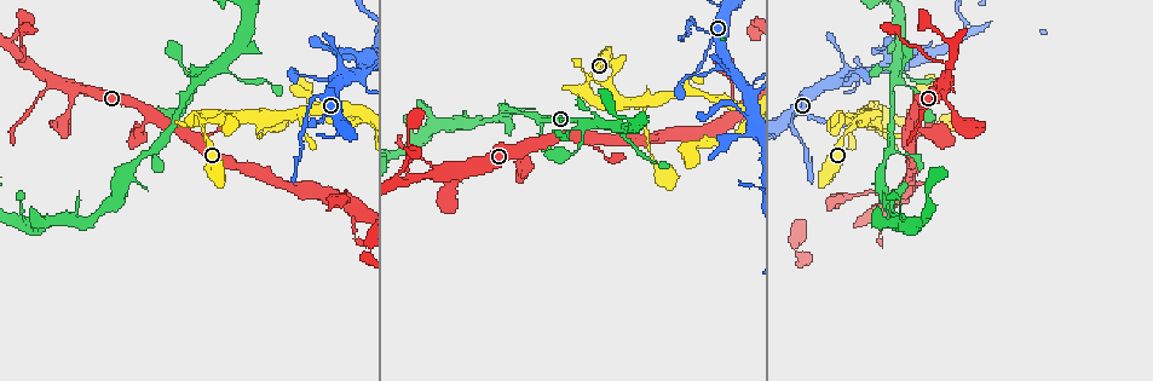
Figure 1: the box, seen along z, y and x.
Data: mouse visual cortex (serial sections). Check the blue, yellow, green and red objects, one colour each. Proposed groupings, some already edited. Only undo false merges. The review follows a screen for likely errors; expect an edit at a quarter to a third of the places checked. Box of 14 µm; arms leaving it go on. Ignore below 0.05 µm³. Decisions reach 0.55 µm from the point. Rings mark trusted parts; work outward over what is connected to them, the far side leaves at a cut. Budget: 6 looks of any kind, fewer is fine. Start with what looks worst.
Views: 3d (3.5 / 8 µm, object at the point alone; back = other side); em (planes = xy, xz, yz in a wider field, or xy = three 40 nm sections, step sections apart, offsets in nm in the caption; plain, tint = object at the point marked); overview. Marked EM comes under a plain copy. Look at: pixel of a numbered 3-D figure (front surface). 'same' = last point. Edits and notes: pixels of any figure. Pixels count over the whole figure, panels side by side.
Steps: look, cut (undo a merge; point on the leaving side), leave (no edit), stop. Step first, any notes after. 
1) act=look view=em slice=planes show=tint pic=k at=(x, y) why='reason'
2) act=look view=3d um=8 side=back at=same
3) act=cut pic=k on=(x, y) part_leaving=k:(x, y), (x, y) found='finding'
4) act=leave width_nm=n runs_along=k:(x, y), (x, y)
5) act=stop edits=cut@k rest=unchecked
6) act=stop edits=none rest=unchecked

act=look view=3d um=3.5 pic=1 at=(263, 119) why='abrupt turn'

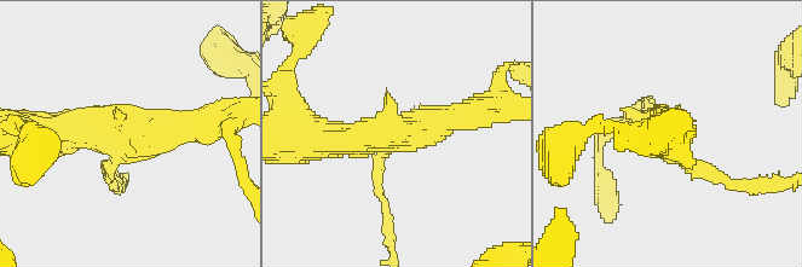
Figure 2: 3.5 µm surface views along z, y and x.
act=look view=em slice=xy step=1 show=tint pic=2 at=(129, 135)

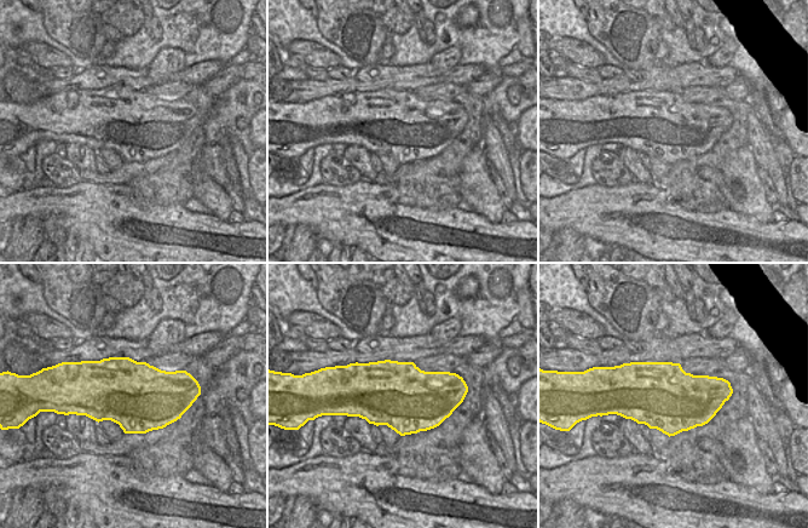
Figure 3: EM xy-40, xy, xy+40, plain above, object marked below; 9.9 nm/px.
act=leave runs_along=2:(317, 138), (417, 132), (473, 114) found='all the same cell'

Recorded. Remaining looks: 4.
act=look view=3d um=3.5 pic=1 at=(46, 87) why='three-way junction'

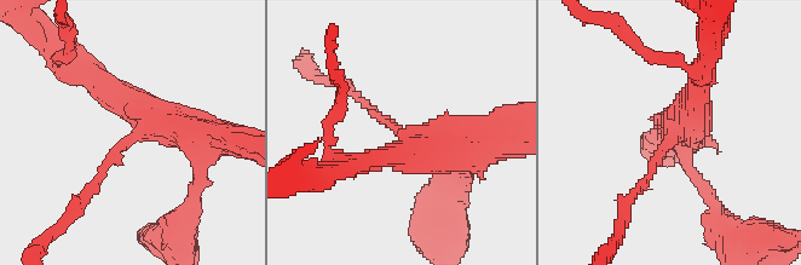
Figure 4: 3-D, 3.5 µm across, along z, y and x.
act=look view=em slice=planes show=tint pic=4 at=(409, 135) arms=3 arm_widths_nm=100,300,450

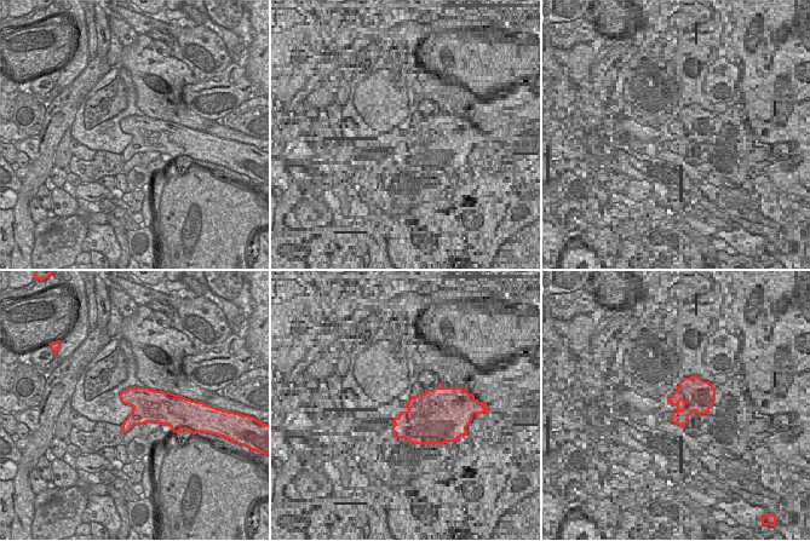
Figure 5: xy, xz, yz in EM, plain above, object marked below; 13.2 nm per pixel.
act=leave runs_along=4:(194, 133), (149, 114), (85, 196) found='all the same cell'

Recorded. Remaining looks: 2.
act=look view=3d um=8 pic=1 at=(603, 123) why='thin arm on a thick one'

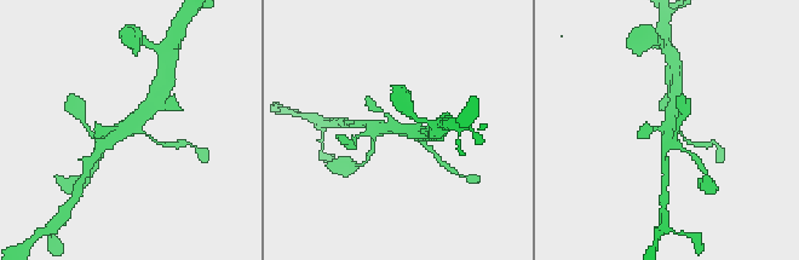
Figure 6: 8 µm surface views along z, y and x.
act=look view=em slice=xy step=3 show=tint pic=6 at=(398, 131)

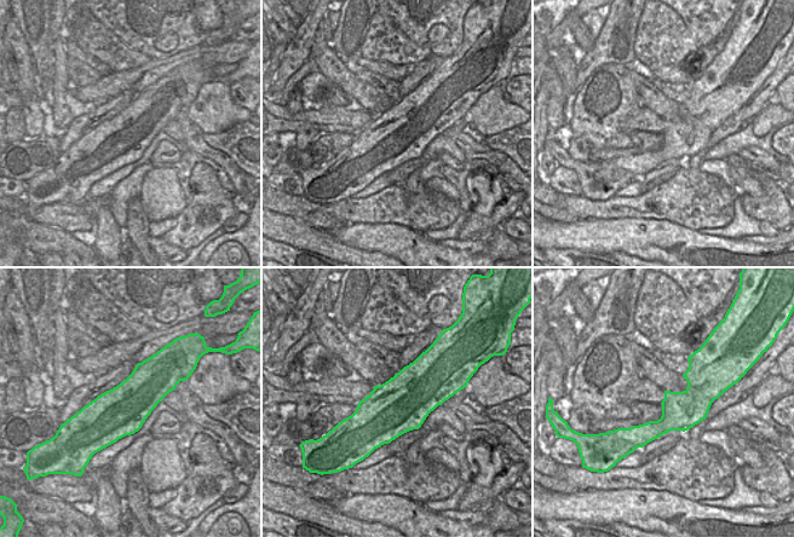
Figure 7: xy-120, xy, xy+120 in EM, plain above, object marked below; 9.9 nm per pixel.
act=leave runs_along=7:(718, 391), (657, 428), (626, 431) found='all the same cell'

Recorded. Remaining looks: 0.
act=stop edits=none rest=unchecked

